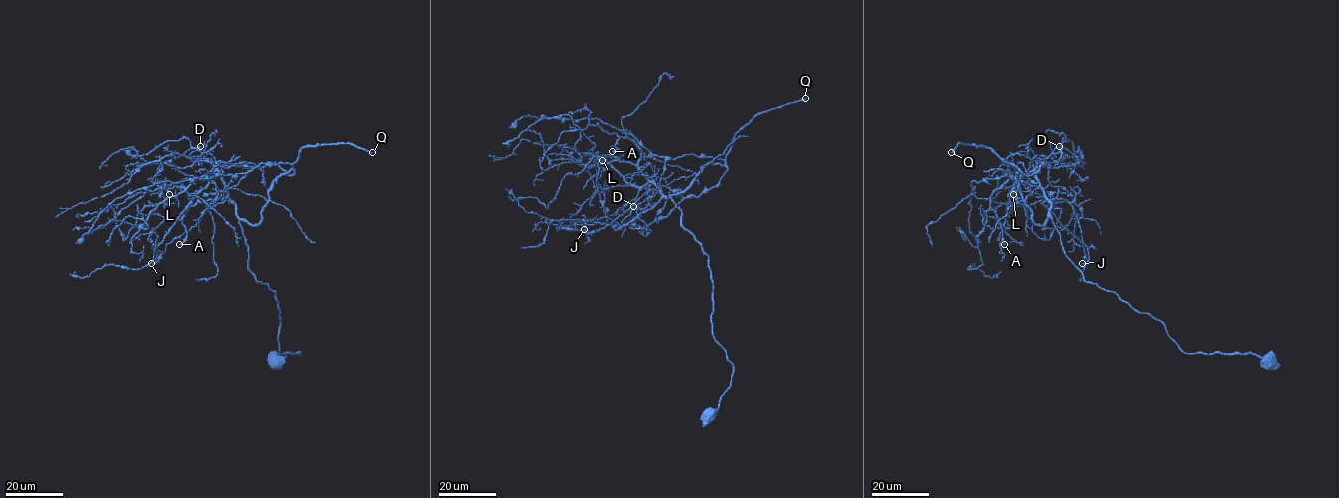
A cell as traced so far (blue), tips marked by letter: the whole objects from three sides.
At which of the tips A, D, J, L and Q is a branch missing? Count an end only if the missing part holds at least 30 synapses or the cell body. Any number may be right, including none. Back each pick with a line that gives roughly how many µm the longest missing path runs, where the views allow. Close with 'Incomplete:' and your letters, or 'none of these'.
A: missing 60 µm
Q: missing 200 µm
Incomplete: A, Q

